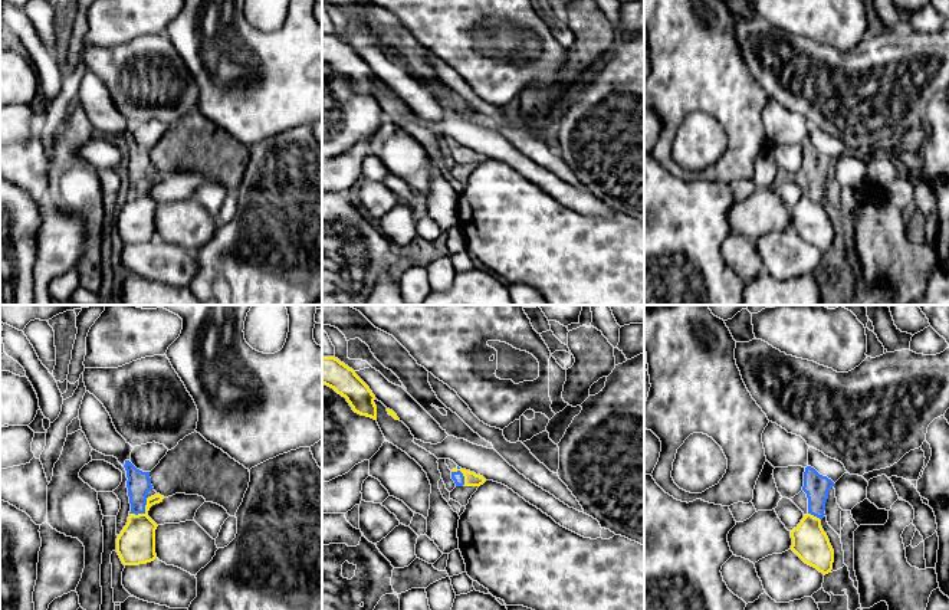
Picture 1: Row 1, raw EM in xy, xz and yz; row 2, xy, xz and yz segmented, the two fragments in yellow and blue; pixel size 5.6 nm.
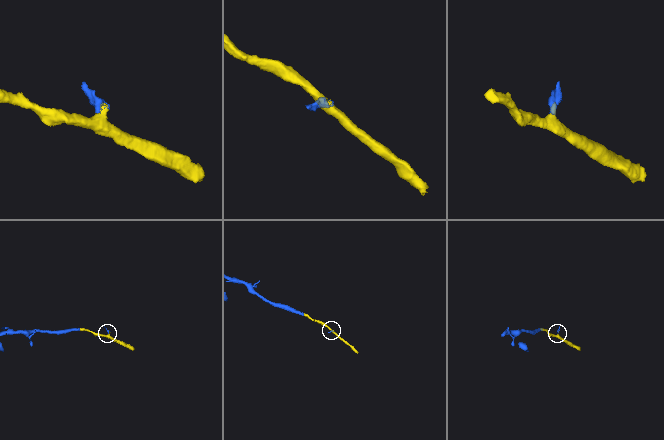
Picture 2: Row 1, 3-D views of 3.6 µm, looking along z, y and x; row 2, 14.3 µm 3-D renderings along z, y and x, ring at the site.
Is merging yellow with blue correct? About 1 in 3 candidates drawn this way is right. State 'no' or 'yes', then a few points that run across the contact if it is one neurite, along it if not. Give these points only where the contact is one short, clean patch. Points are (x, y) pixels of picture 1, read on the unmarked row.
yes

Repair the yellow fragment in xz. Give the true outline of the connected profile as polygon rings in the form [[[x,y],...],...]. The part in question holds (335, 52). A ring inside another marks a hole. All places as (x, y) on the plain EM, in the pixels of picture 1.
[[[322,35],[322,62],[347,76],[352,88],[377,98],[375,73],[352,46],[335,35]]]

